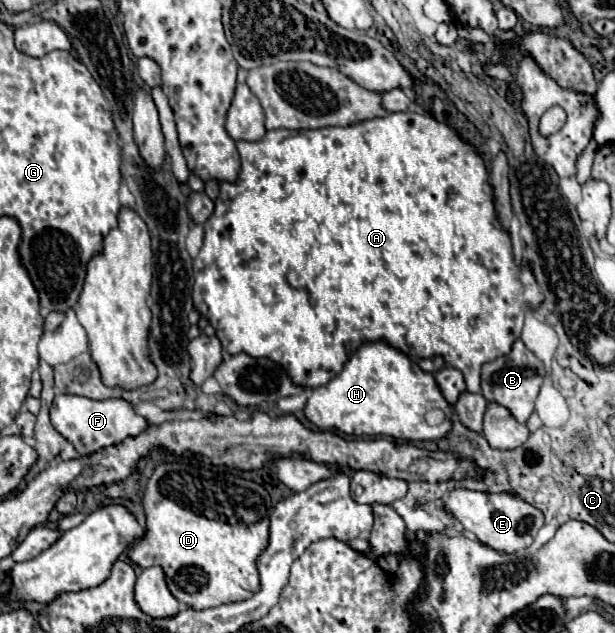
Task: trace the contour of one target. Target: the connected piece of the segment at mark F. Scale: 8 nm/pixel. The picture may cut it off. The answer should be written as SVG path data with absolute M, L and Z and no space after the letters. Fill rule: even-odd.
M56 395L50 407L50 419L58 433L62 433L78 453L94 453L106 445L120 443L128 435L136 435L146 429L144 417L136 415L134 407L122 399L108 401L92 401L88 397L78 395Z

